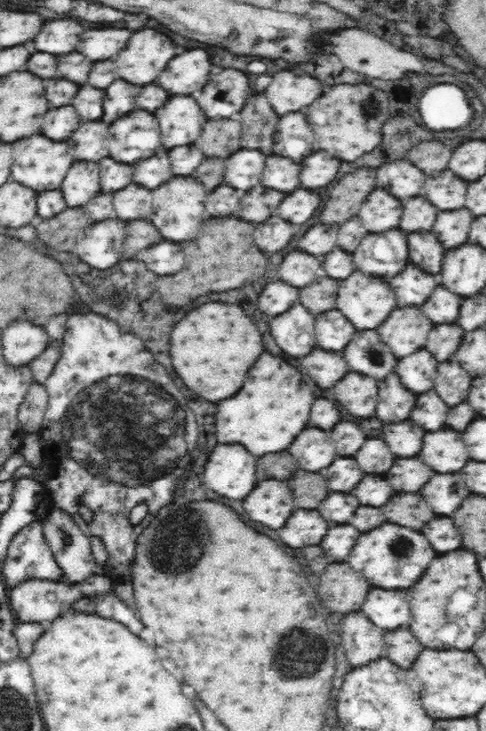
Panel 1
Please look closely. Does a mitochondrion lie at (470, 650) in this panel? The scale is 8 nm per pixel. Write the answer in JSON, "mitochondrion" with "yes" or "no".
{"mitochondrion":"no"}

